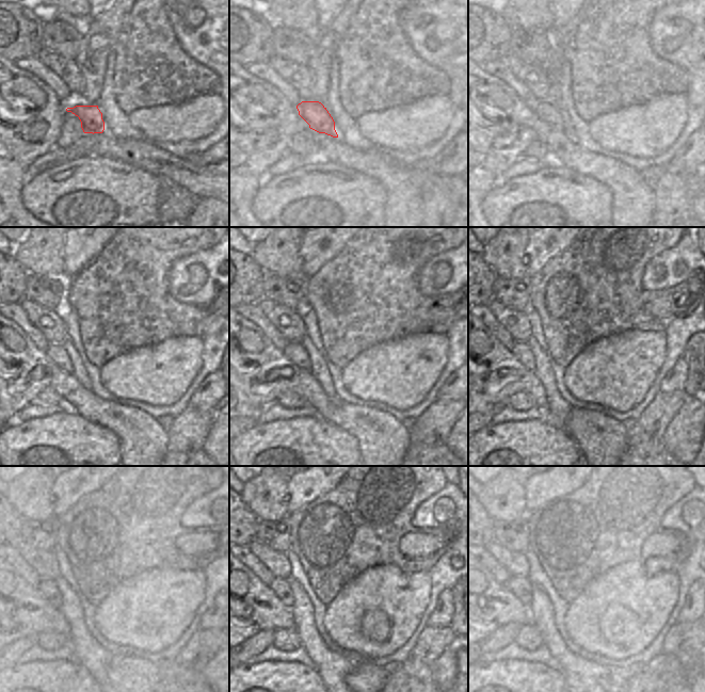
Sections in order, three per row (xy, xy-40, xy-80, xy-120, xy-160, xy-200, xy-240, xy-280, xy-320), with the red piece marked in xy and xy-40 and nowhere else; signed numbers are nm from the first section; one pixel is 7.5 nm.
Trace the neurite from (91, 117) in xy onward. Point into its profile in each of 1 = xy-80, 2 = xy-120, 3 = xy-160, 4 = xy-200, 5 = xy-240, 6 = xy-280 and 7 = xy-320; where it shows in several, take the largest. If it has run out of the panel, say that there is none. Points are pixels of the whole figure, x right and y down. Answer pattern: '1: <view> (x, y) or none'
1: xy-80 (548, 114)
2: xy-120 (58, 354)
3: xy-160 (294, 352)
4: xy-200 (522, 350)
5: xy-240 (43, 586)
6: xy-280 (282, 588)
7: xy-320 (521, 588)

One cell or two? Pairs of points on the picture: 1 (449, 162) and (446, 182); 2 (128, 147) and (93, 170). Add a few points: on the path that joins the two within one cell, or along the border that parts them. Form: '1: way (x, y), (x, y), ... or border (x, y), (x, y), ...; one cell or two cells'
1: border (422, 170), (441, 175), (457, 176); two cells
2: border (84, 159), (105, 157), (133, 167); two cells

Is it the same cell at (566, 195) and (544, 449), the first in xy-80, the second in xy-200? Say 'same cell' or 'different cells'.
same cell

